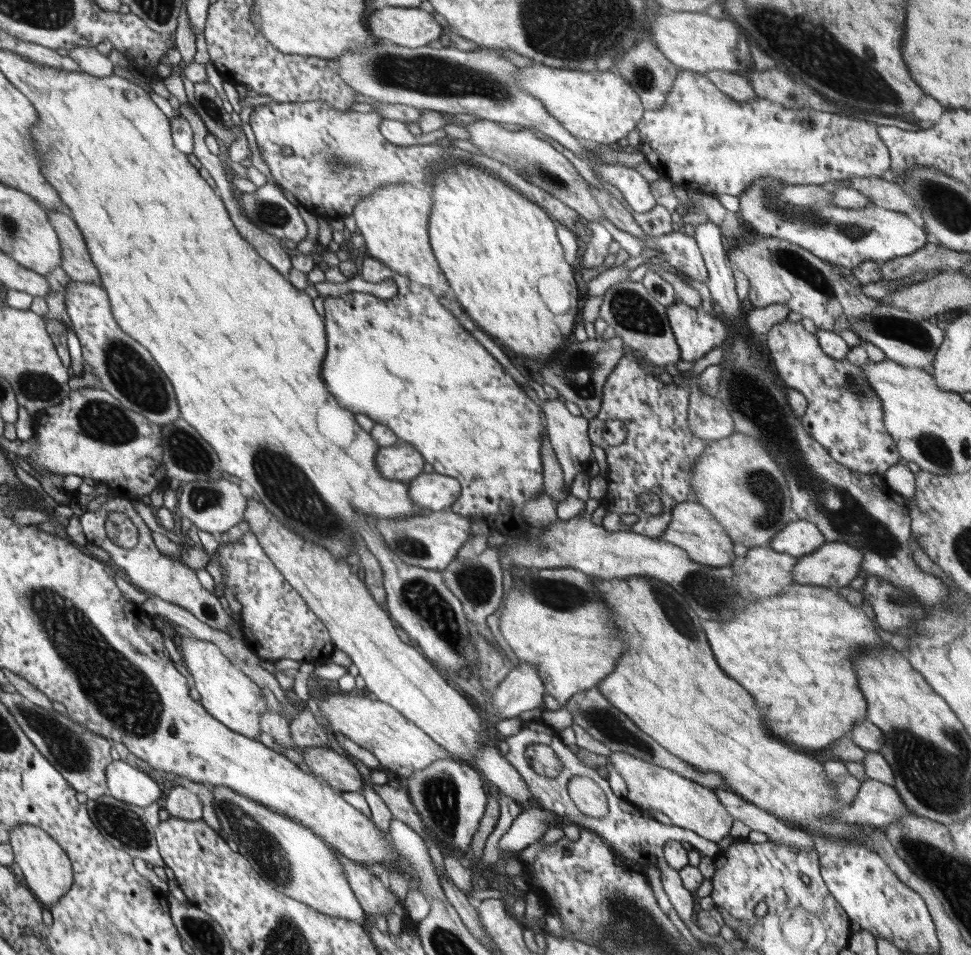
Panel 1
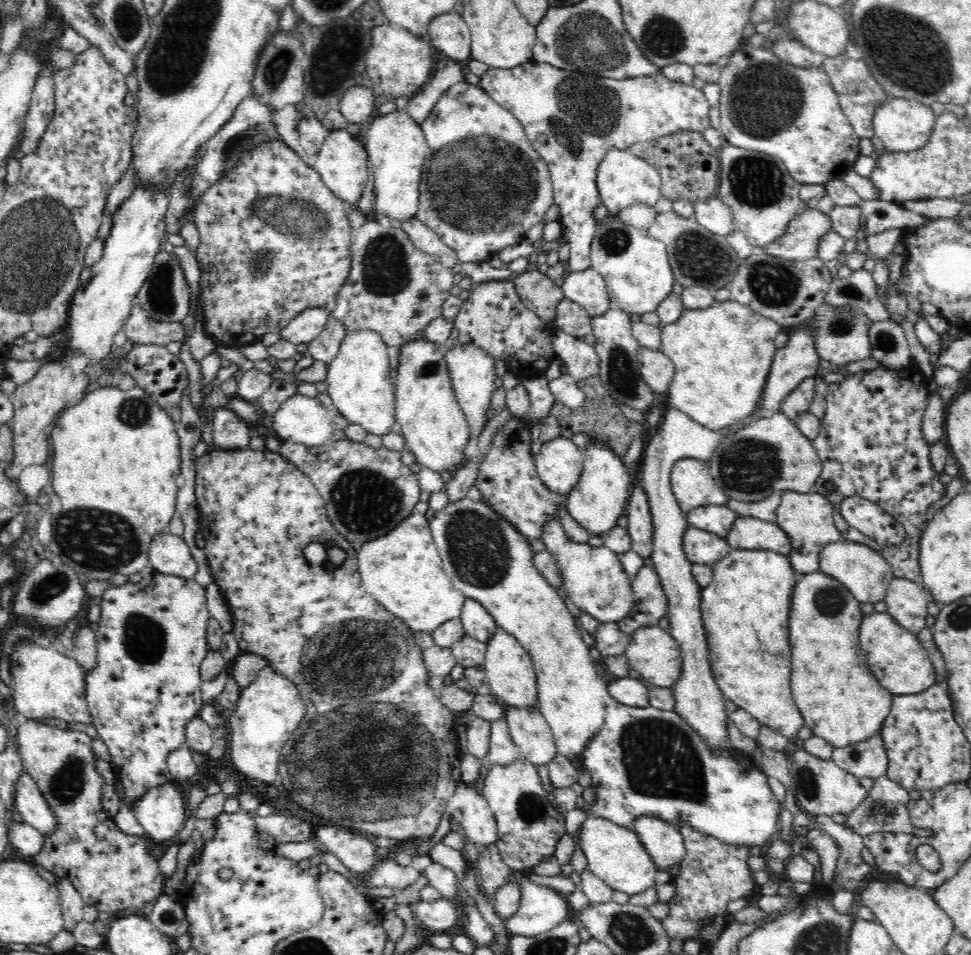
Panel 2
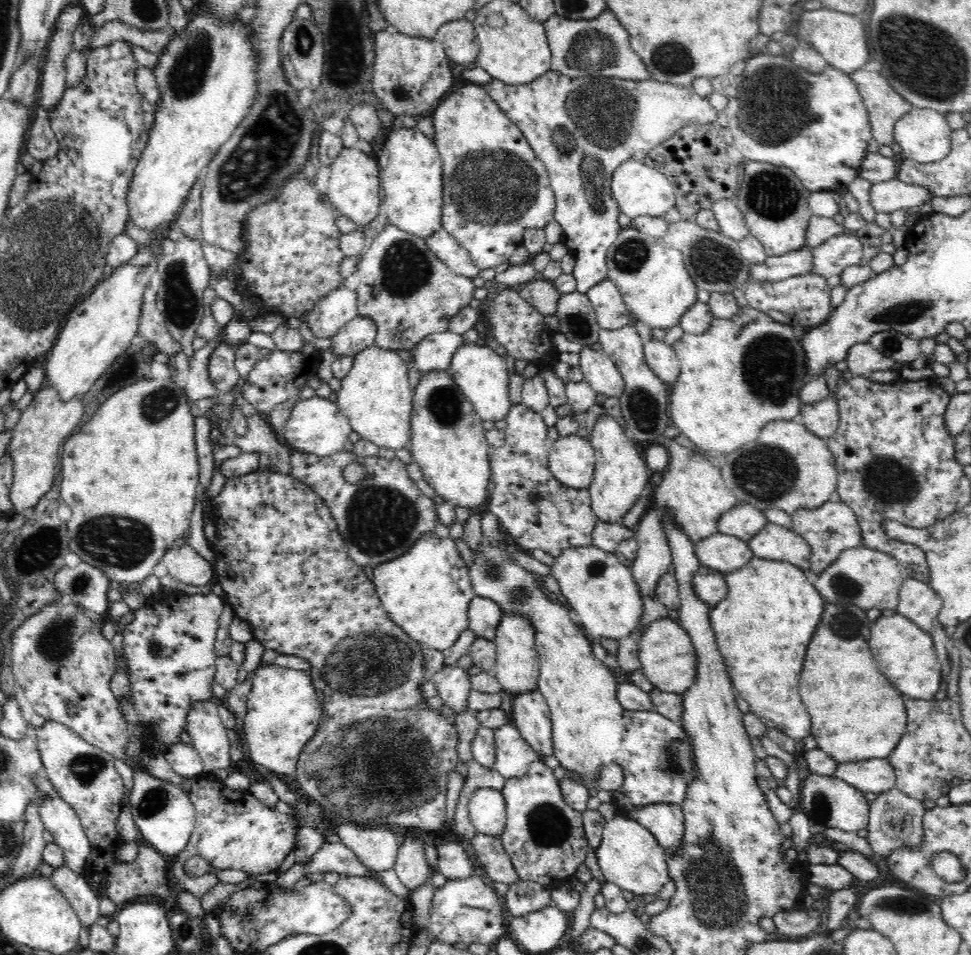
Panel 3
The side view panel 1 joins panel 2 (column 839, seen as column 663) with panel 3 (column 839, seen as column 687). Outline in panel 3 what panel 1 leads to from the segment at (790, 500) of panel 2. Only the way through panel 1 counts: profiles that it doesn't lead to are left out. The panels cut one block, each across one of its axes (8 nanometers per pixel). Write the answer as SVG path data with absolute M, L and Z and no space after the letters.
M832 500L818 510L798 510L796 514L792 514L792 520L794 520L796 534L802 536L812 548L810 570L818 574L822 574L830 564L834 564L842 552L864 546L862 522L856 518L856 512L852 512L852 508L840 500Z

